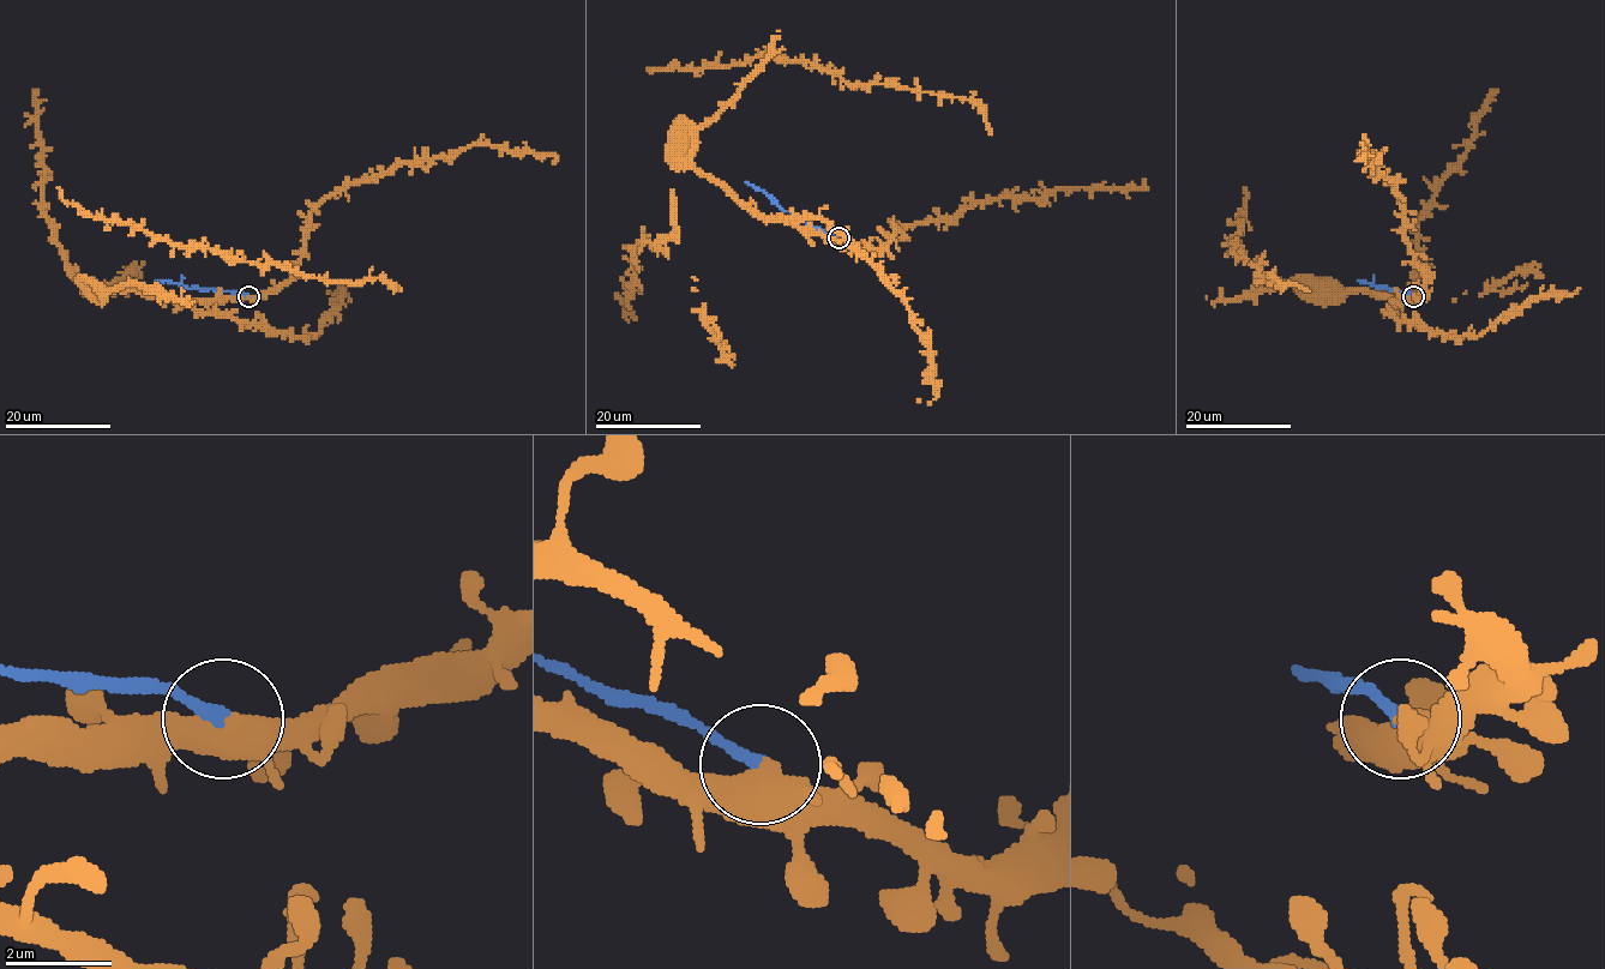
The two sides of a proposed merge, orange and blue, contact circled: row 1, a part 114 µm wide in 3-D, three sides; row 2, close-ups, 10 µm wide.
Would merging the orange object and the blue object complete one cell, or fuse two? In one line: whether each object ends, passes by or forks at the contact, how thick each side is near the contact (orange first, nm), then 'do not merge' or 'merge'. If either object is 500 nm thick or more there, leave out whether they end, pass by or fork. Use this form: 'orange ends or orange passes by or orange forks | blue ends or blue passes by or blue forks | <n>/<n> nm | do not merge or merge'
650/240 nm | do not merge

